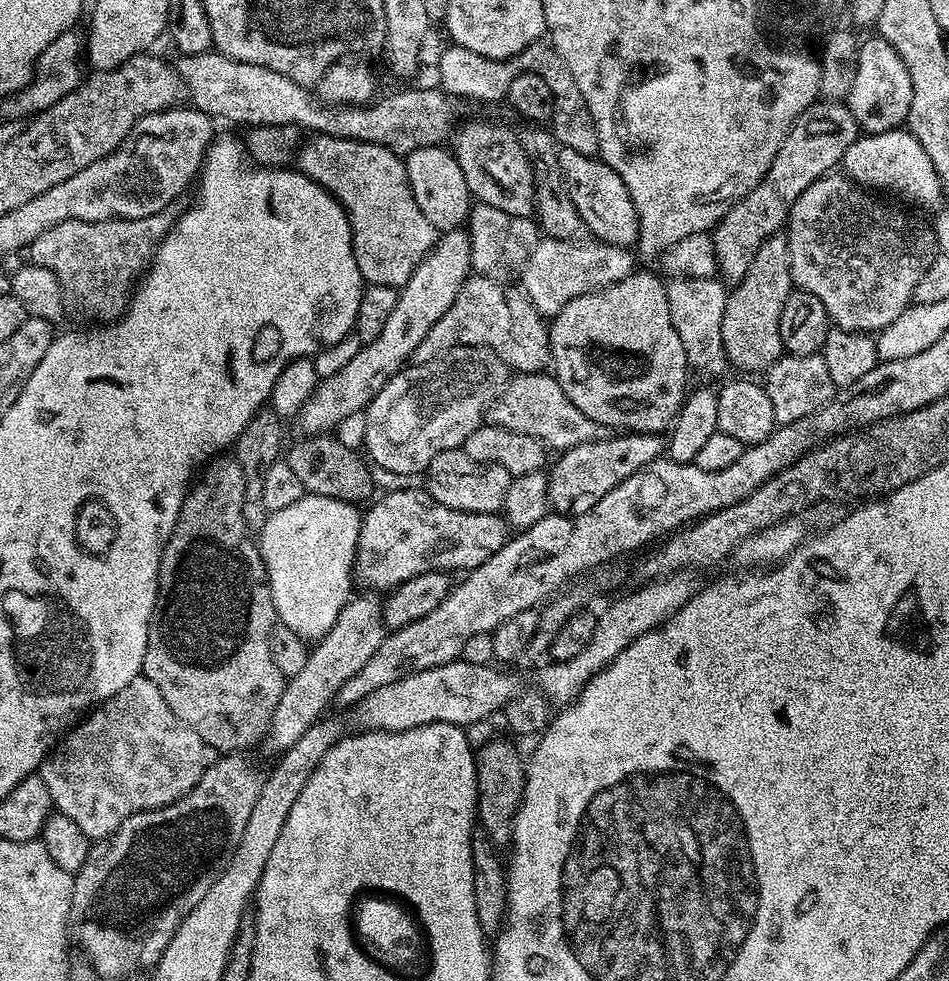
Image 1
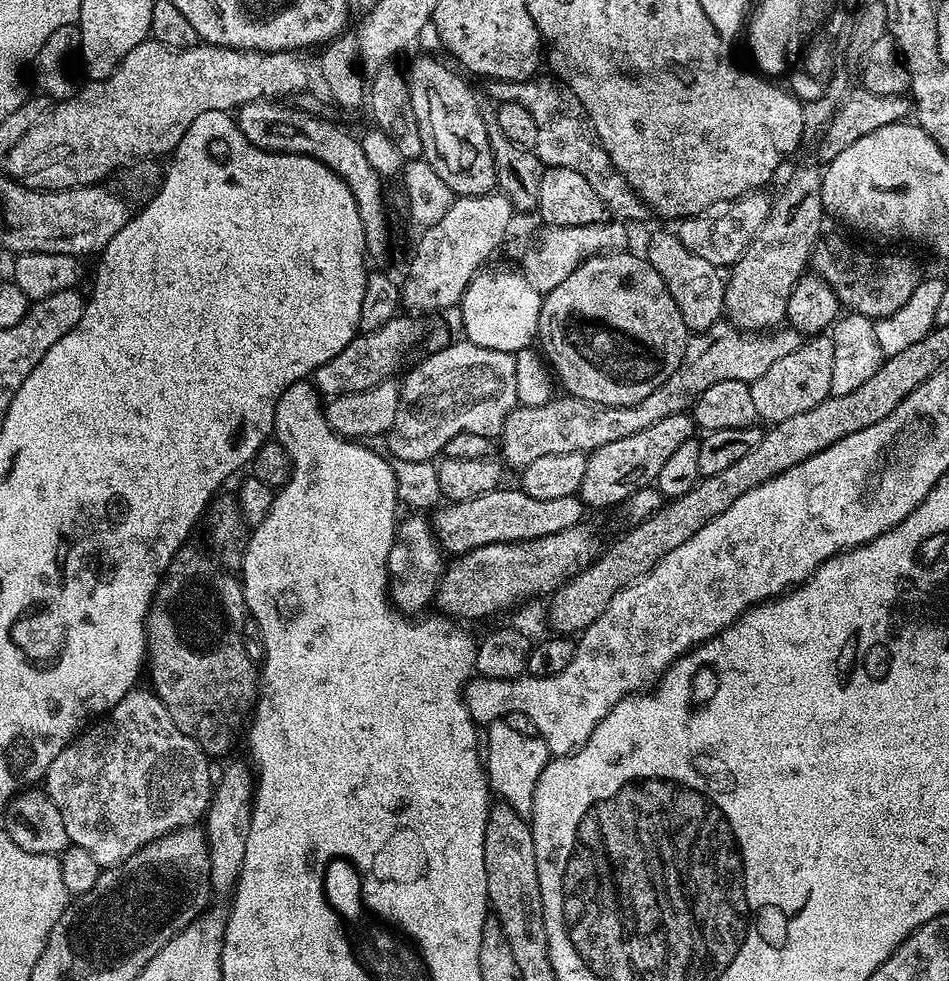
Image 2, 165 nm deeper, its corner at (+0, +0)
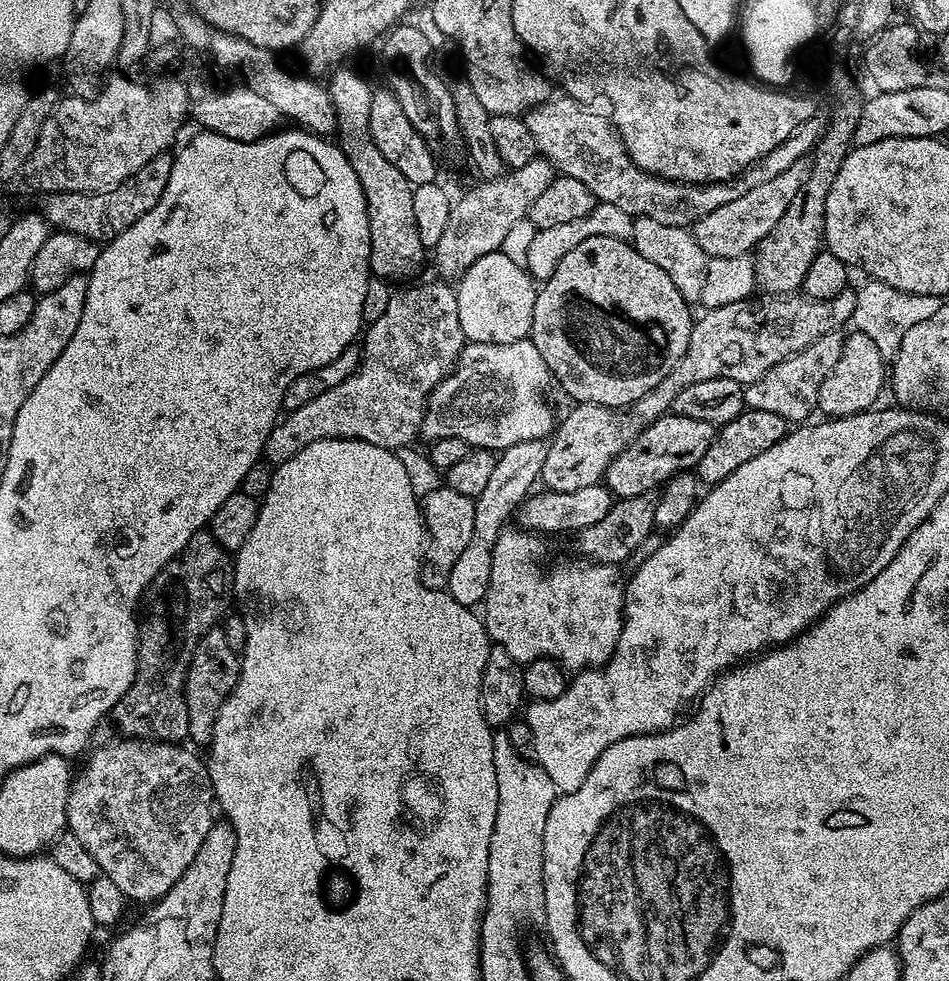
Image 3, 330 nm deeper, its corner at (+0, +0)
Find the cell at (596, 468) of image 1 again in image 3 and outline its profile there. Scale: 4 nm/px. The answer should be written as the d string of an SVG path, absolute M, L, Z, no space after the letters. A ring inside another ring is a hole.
M675 414L658 418L653 424L643 425L631 442L616 455L614 462L610 462L603 483L613 497L622 500L634 498L634 494L656 492L676 473L695 469L717 431L717 425L698 422L698 418Z

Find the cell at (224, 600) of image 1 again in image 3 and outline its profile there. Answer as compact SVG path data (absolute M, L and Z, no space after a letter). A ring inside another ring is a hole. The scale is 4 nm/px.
M216 630L205 631L196 649L192 651L192 658L188 661L188 677L184 681L184 697L186 698L186 714L188 715L187 739L193 745L211 745L212 727L218 718L218 710L228 700L236 679L240 677L241 657L232 649L232 644Z

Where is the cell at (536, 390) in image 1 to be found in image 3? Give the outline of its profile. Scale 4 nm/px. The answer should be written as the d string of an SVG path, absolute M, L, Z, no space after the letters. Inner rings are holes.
M845 290L834 298L825 300L809 300L803 294L787 296L768 296L756 300L749 298L730 302L726 306L709 308L692 326L690 342L686 346L686 354L674 362L670 374L654 386L654 390L646 390L642 398L630 405L630 412L641 425L653 424L658 418L672 412L674 398L686 386L694 386L694 382L706 382L710 378L730 378L734 382L745 385L762 378L770 366L778 366L782 358L790 358L790 354L798 354L798 350L806 350L814 338L822 338L822 334L830 334L843 329L848 319L858 312L858 296L852 290Z

